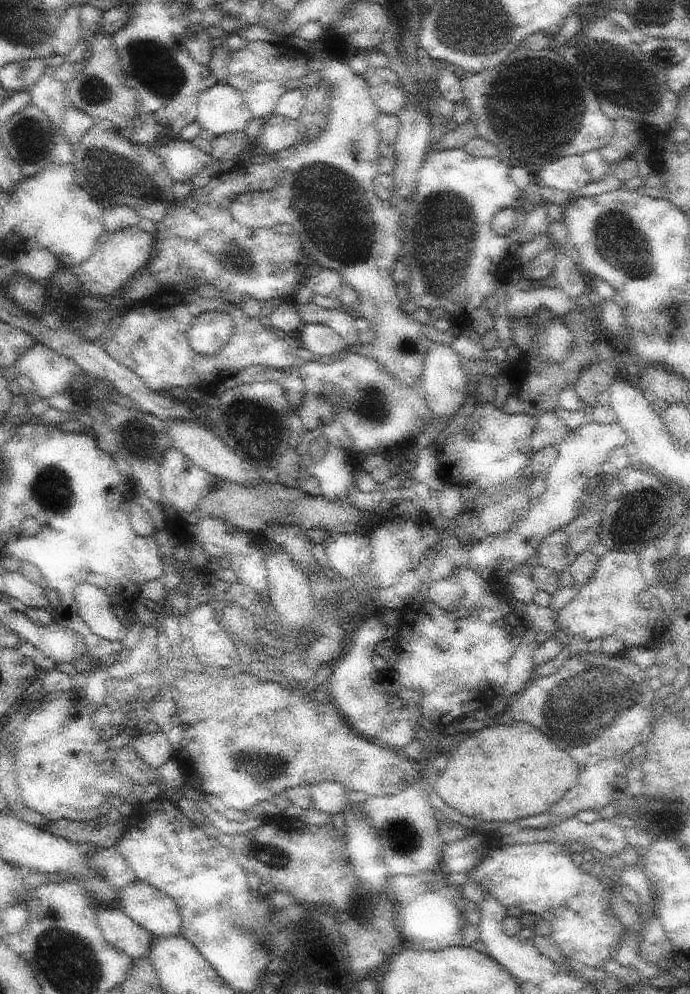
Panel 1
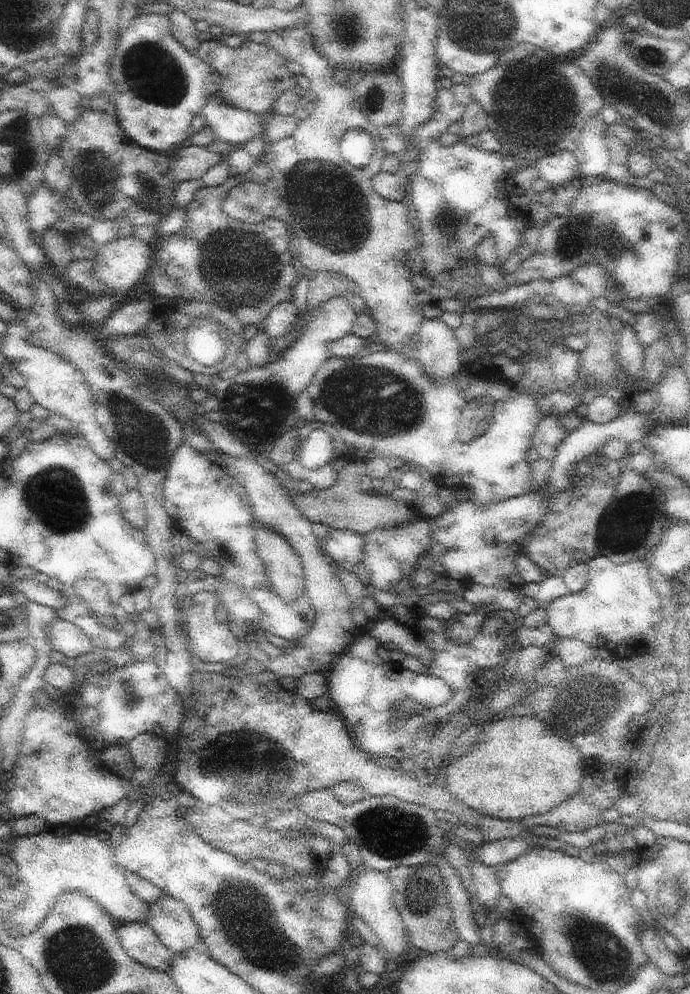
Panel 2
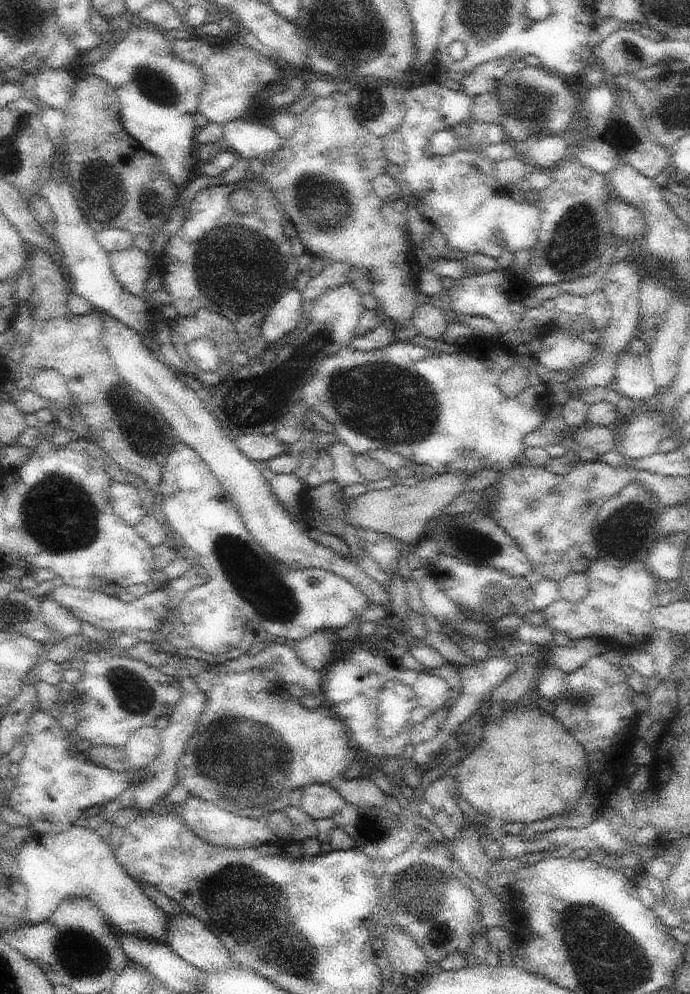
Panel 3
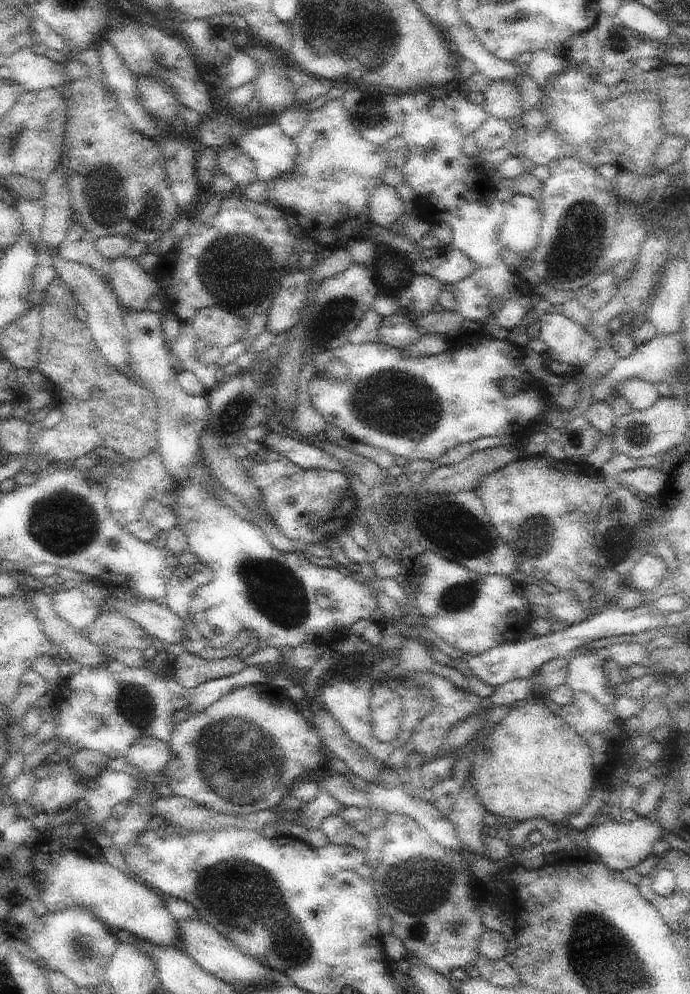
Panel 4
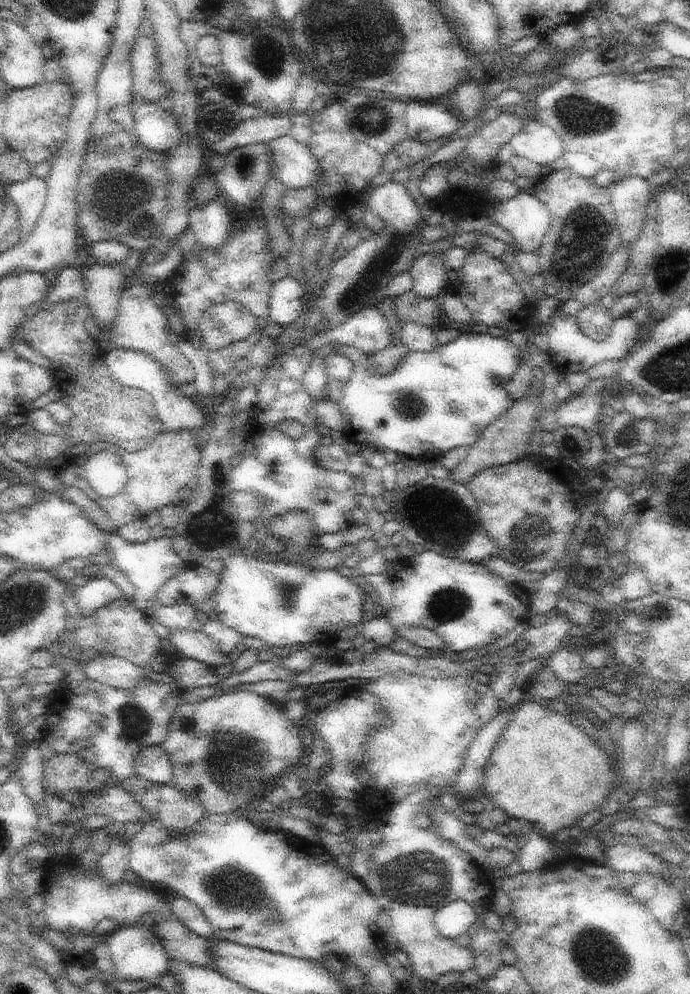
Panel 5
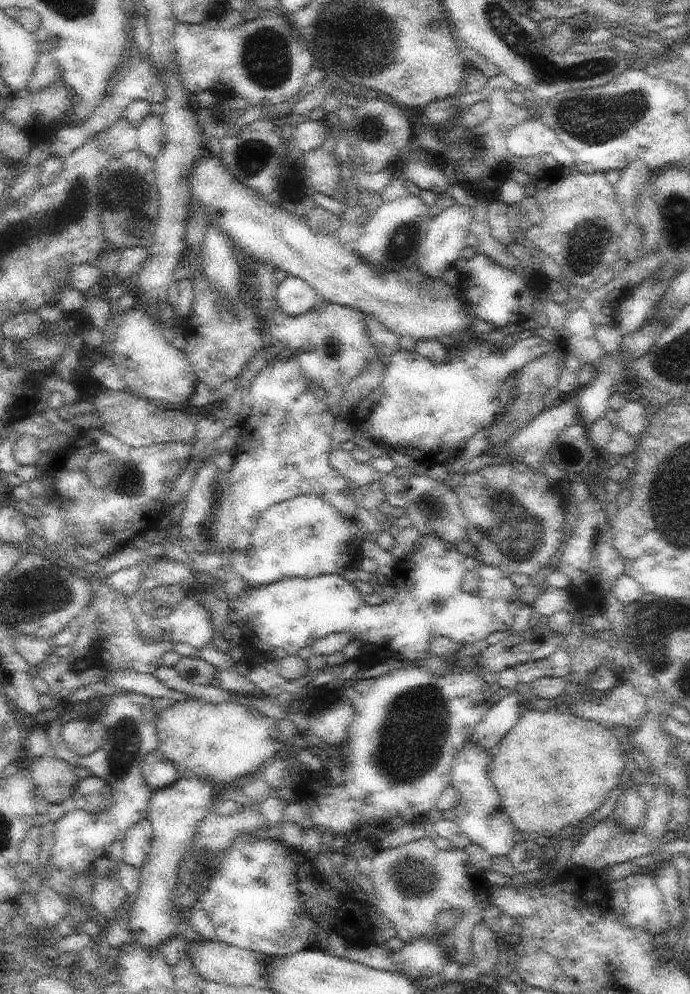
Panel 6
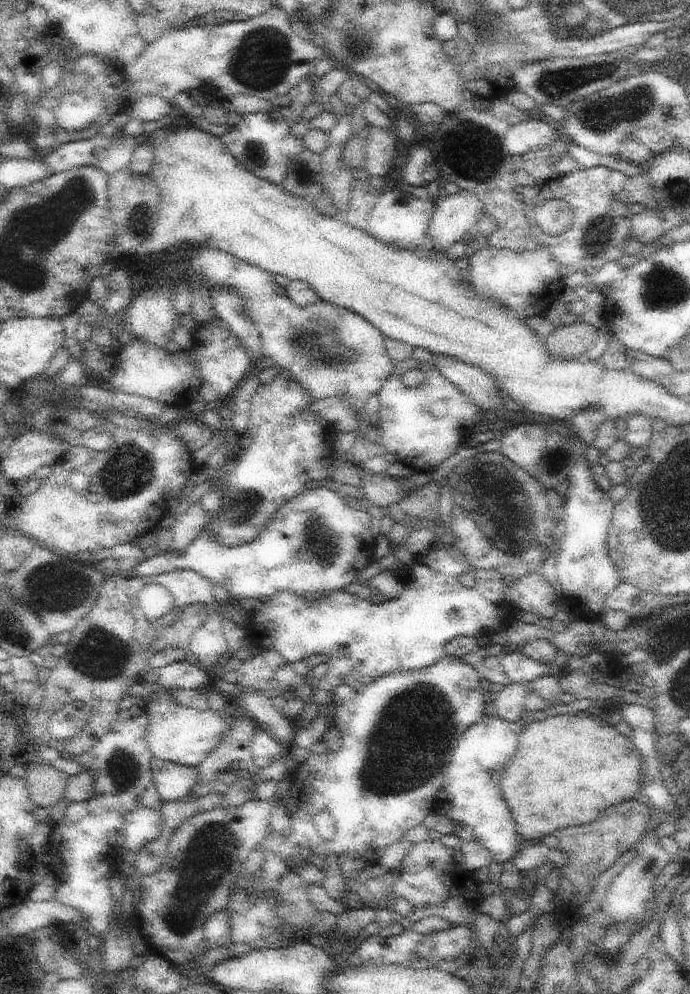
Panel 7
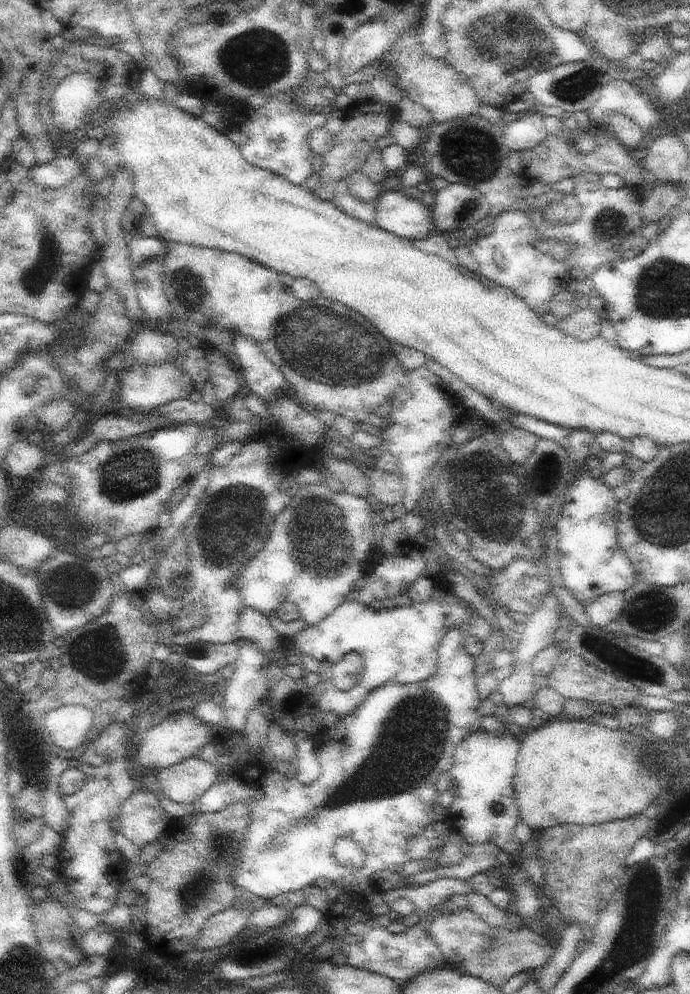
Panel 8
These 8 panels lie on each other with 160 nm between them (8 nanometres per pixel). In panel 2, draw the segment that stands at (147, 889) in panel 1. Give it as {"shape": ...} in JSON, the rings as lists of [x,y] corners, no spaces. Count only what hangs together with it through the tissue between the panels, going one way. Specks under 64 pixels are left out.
{"shape":[[[162,895],[147,904],[146,923],[173,954],[202,945],[202,938],[188,907],[177,898]]]}

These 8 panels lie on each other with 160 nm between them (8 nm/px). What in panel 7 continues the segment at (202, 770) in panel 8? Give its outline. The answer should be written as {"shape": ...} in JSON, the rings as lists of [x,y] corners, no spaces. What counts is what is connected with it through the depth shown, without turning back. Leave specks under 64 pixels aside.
{"shape":[[[154,757],[151,773],[160,798],[164,802],[183,799],[196,785],[198,771],[196,767],[176,764]]]}

